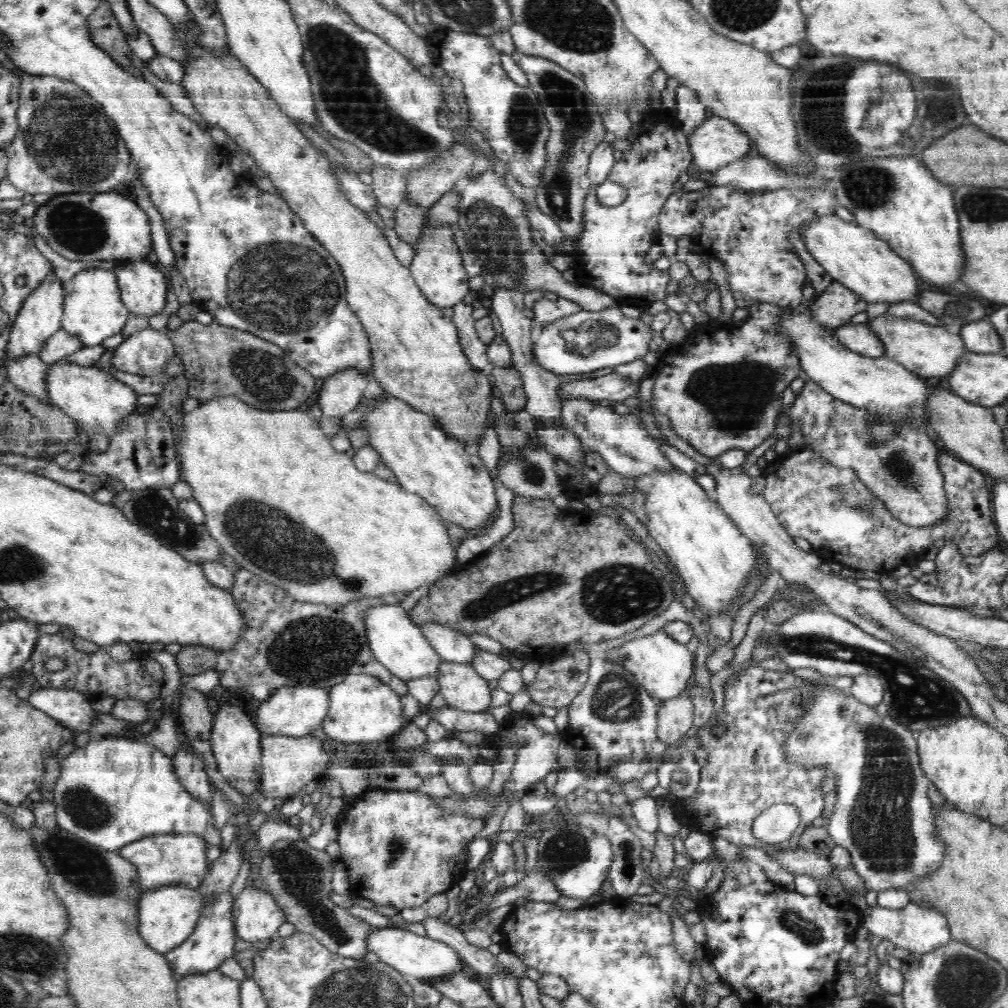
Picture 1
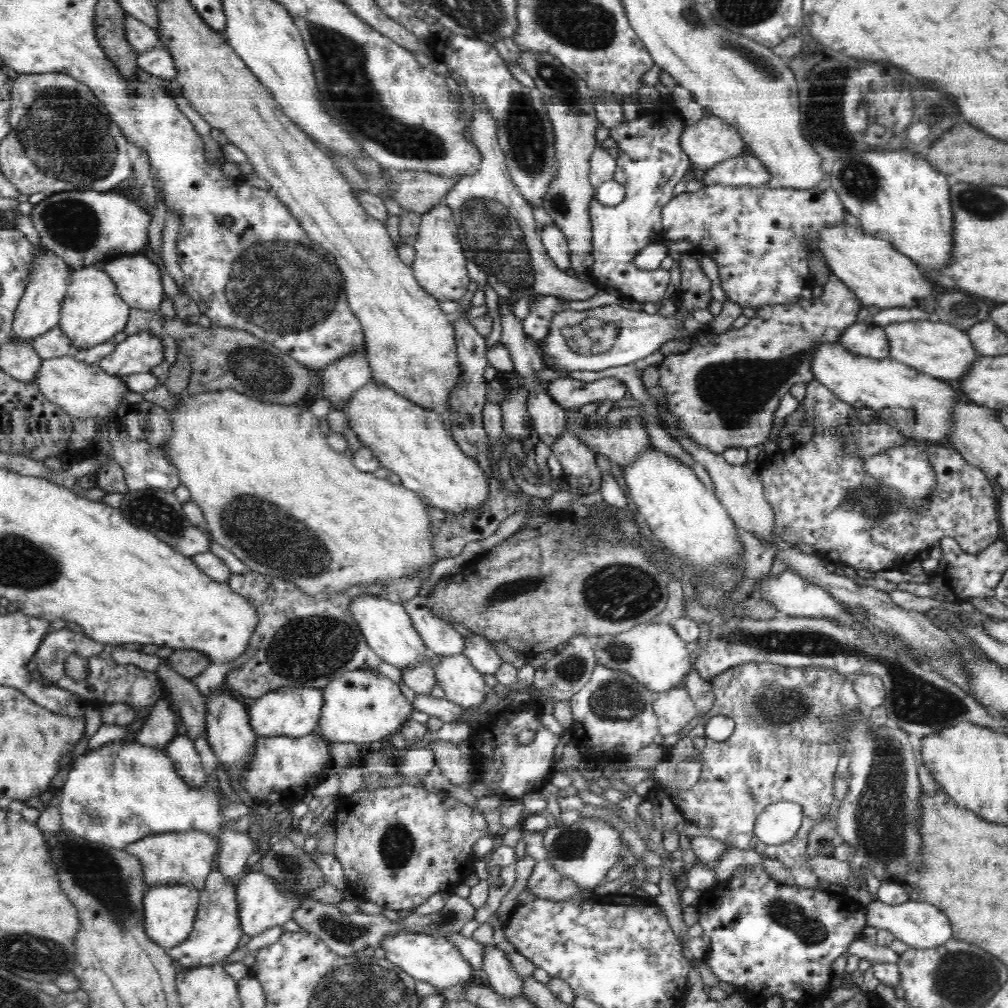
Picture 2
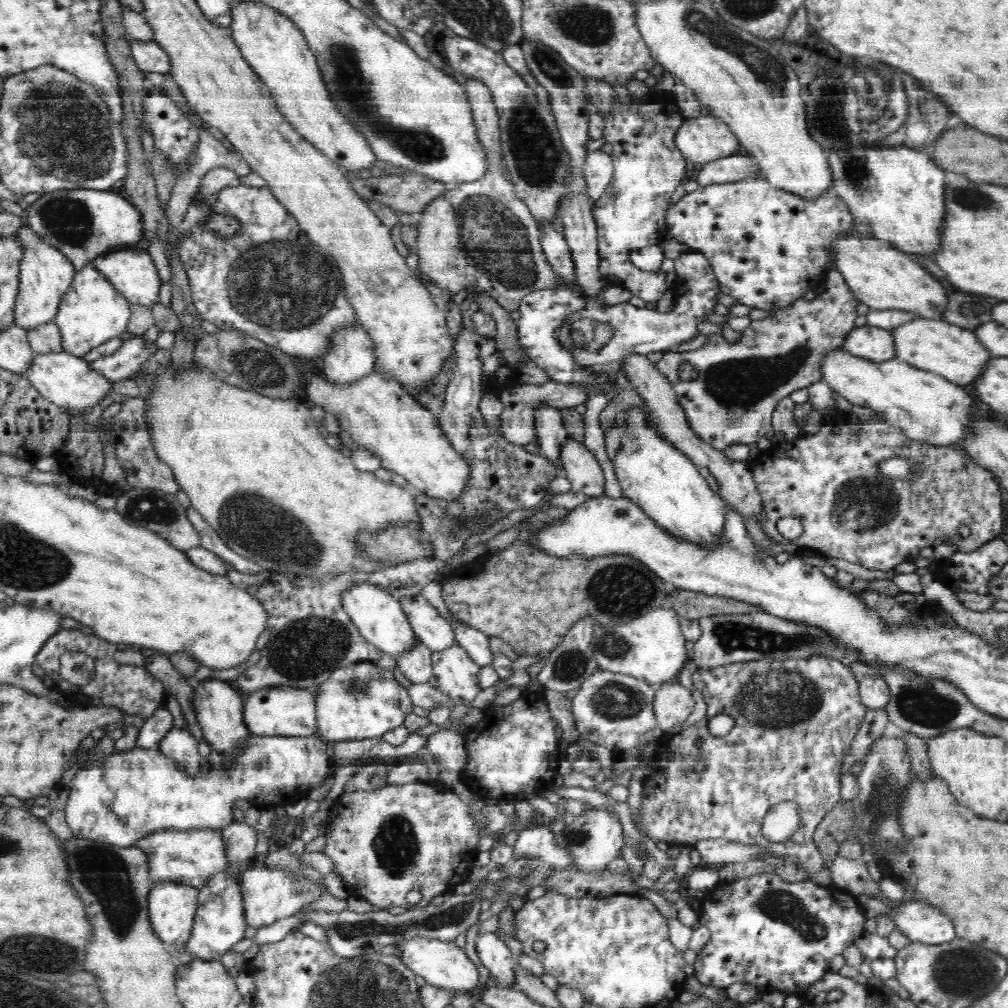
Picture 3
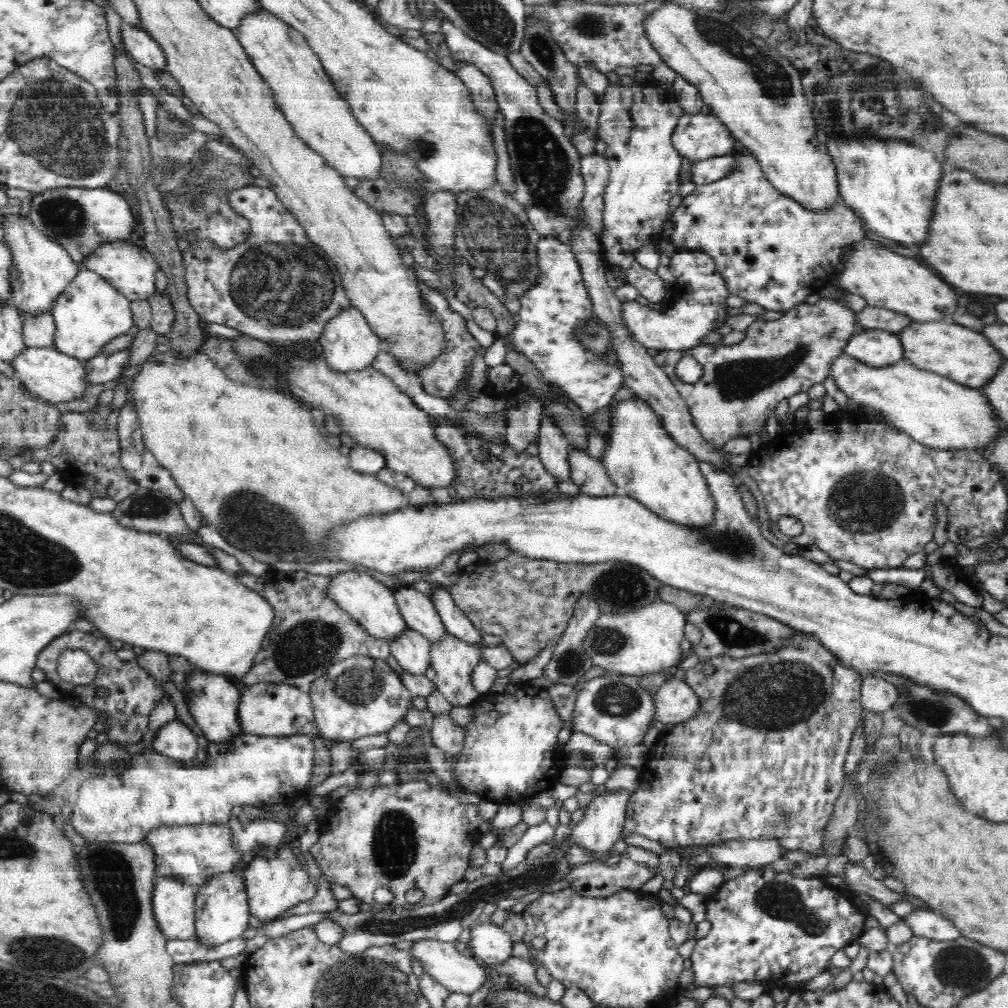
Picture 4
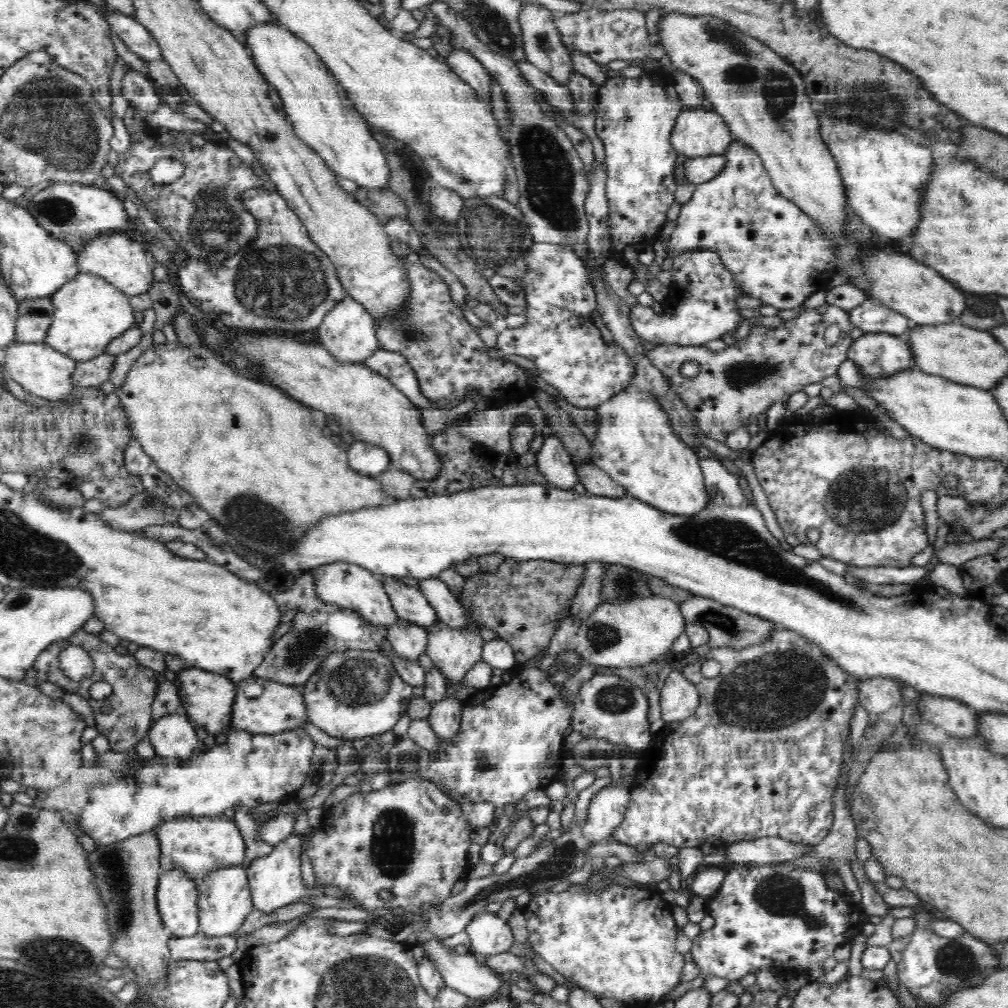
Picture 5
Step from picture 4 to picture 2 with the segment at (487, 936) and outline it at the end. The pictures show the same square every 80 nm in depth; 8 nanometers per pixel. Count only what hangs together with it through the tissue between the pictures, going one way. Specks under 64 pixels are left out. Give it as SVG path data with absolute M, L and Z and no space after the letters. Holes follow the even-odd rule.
M495 943L484 945L484 972L488 975L489 986L500 996L523 996L522 978L515 971L512 963L507 959L506 953L499 949Z

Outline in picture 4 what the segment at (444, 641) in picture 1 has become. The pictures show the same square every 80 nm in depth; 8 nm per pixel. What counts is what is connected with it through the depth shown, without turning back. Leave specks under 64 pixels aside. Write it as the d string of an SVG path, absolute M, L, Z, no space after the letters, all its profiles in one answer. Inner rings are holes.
M408 586L392 587L390 592L397 601L397 608L404 618L407 629L419 632L431 643L446 636L447 629L430 596Z

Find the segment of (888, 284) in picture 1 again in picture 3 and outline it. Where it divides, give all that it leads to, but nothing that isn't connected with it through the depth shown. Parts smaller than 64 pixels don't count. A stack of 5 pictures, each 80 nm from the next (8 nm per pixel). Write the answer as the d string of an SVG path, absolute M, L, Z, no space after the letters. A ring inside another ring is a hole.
M848 234L834 242L835 267L844 277L850 291L871 310L903 310L914 312L925 319L940 319L948 308L948 294L944 286L934 280L929 270L920 265L914 257L894 249L888 241L874 237L864 238Z

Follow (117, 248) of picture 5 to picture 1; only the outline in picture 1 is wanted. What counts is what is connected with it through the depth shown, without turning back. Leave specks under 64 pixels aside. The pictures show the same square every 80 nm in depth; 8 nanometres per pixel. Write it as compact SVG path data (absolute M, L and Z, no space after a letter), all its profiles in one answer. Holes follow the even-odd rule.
M138 259L118 263L117 268L113 270L113 274L116 275L124 306L132 314L143 314L148 317L160 314L167 303L168 280L165 271L152 259Z

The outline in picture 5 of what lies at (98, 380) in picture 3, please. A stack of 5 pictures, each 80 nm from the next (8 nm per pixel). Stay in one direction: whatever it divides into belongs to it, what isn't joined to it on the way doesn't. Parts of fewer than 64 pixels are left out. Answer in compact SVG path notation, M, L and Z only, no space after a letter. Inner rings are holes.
M12 342L4 348L4 351L6 352L5 370L27 392L40 398L52 400L53 398L64 397L66 393L74 392L76 389L72 386L69 376L76 368L78 361L61 355L54 348L50 348L44 343Z

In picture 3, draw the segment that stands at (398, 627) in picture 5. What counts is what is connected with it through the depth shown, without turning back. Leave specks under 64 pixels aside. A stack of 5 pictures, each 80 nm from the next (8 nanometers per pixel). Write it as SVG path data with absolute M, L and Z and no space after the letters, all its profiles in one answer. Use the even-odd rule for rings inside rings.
M416 638L414 648L396 658L402 674L414 684L427 684L433 676L431 652Z

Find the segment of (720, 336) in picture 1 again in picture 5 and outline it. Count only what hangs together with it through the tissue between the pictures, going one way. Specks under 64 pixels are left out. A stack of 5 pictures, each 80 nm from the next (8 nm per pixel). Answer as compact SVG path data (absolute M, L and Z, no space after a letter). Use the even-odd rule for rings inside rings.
M824 303L812 309L802 306L796 318L784 321L777 328L749 325L744 336L728 343L728 346L720 352L710 352L705 345L656 345L656 348L647 352L646 356L667 377L667 380L672 382L673 388L692 413L695 424L701 432L712 440L725 442L732 430L747 428L752 416L757 420L760 414L766 414L768 408L781 400L784 394L791 395L799 390L804 391L808 384L820 382L826 376L837 374L838 366L847 359L855 335L854 325L850 323L850 313L843 308ZM832 324L838 324L841 333L838 342L828 346L824 334ZM688 360L694 360L699 364L699 374L693 379L688 379L680 373L680 367Z

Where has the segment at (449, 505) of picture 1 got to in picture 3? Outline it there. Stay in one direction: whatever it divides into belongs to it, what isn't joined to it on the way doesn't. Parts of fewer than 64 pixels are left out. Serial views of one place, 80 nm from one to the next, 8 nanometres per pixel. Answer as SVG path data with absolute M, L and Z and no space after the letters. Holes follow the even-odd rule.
M374 369L349 383L331 381L325 373L310 378L306 394L314 402L313 406L322 406L325 412L336 414L342 429L350 433L352 440L375 453L384 468L403 476L418 492L448 502L464 494L471 470L468 461L446 440L438 416L431 414L395 380Z

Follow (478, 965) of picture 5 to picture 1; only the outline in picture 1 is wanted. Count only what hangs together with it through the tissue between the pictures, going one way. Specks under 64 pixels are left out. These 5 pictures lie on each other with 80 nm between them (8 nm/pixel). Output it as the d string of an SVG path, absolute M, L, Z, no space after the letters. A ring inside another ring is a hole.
M398 927L374 929L367 938L367 952L374 952L384 964L420 980L446 980L468 972L468 966L460 960L459 953L448 943L432 940L427 935L419 936Z

